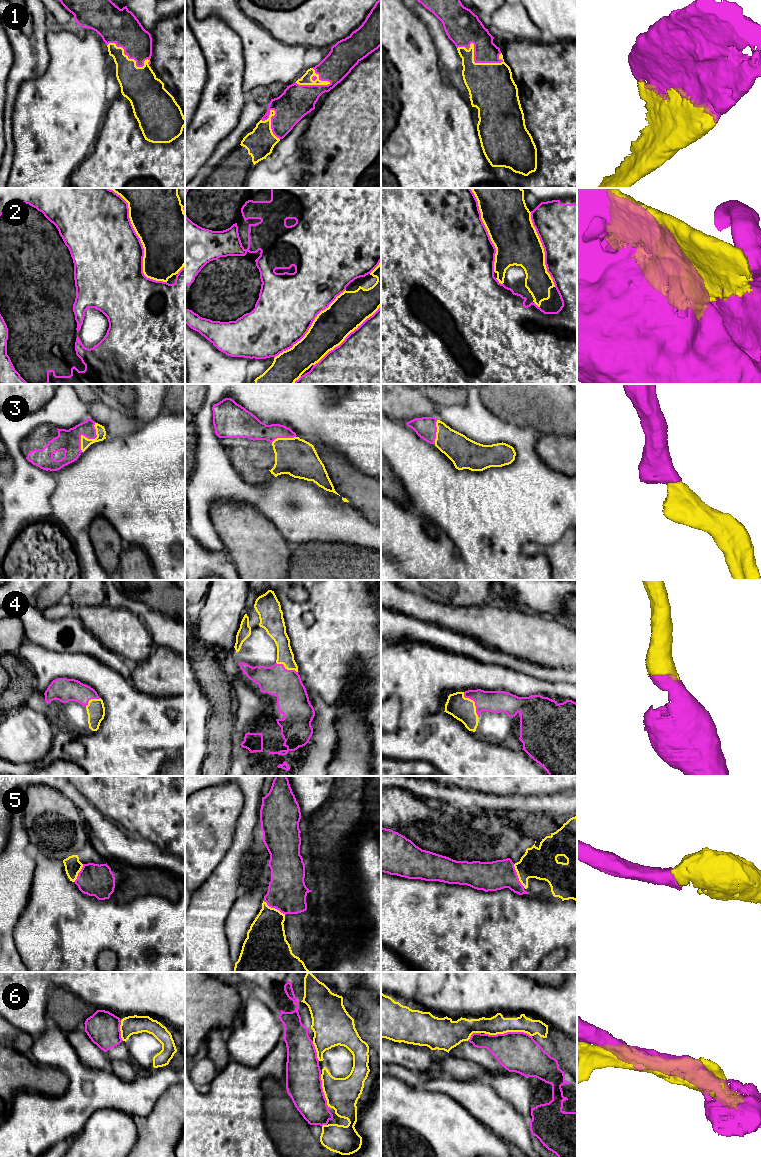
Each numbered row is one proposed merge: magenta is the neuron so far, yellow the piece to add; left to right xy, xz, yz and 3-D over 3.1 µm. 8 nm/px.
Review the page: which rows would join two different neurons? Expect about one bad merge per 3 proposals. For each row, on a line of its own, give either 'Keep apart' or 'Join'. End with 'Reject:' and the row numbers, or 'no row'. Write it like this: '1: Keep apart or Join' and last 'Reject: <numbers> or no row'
1: Join
2: Keep apart
3: Join
4: Join
5: Join
6: Keep apart
Reject: 2, 6

